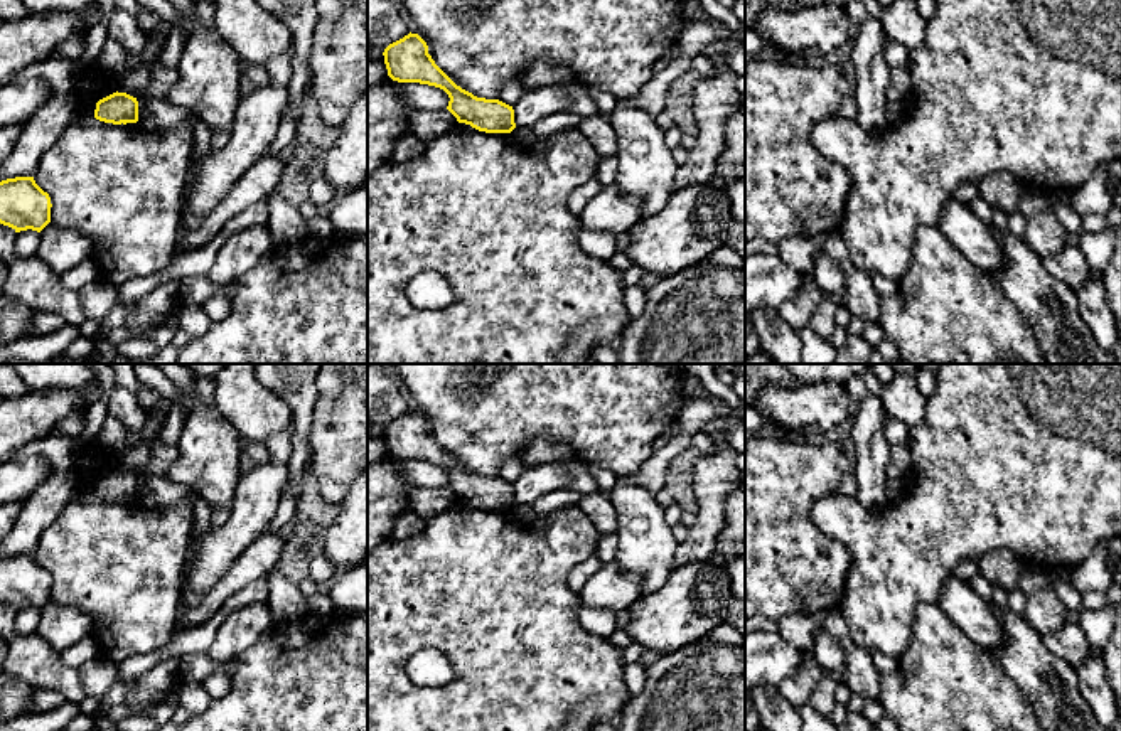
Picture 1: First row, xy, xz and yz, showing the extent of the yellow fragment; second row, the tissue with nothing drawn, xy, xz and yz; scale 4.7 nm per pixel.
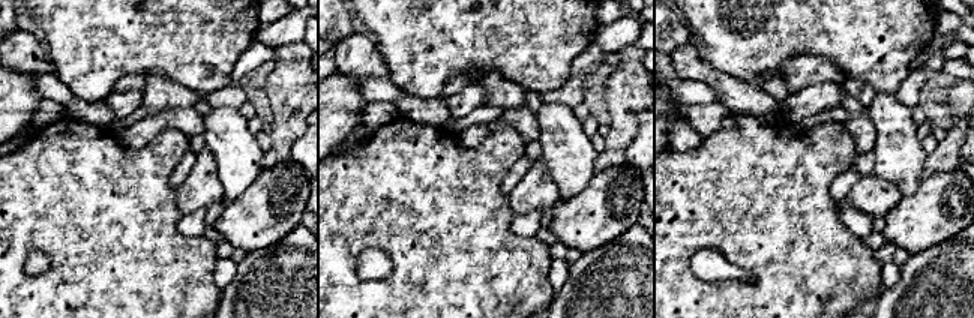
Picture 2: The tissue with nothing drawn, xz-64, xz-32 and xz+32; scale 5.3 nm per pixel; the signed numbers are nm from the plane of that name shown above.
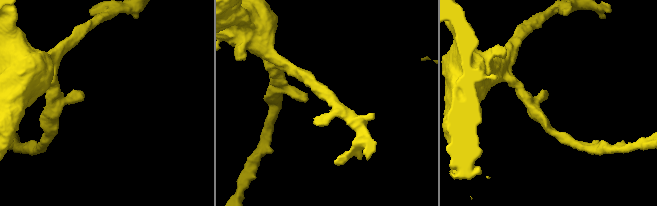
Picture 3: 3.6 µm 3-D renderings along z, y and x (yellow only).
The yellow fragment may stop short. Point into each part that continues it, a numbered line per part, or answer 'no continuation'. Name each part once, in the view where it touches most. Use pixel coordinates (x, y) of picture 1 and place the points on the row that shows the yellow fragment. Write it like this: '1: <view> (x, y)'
no continuation

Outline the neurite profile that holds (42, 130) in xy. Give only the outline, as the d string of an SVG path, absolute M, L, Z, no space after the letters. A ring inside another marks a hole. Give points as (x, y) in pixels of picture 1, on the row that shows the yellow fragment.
M54 91L49 101L24 123L15 148L0 165L0 182L15 177L34 177L42 155L59 140L74 118L76 96Z

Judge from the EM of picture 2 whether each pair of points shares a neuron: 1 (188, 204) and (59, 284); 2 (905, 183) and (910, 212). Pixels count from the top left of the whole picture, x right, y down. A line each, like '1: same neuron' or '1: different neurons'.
1: different neurons
2: different neurons

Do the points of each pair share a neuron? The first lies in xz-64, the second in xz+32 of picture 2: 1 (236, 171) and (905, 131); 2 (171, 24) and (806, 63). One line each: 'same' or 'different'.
1: same
2: different

